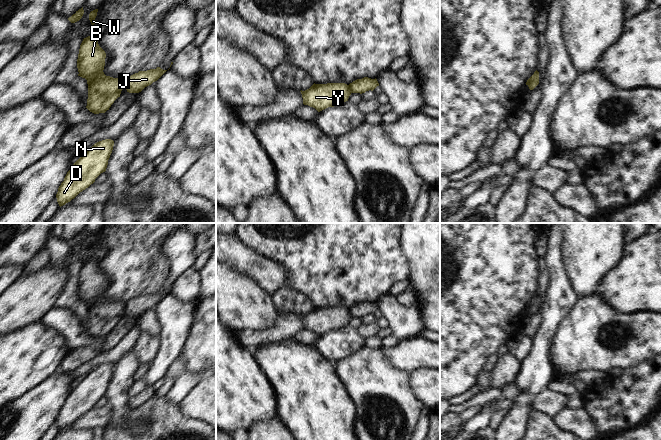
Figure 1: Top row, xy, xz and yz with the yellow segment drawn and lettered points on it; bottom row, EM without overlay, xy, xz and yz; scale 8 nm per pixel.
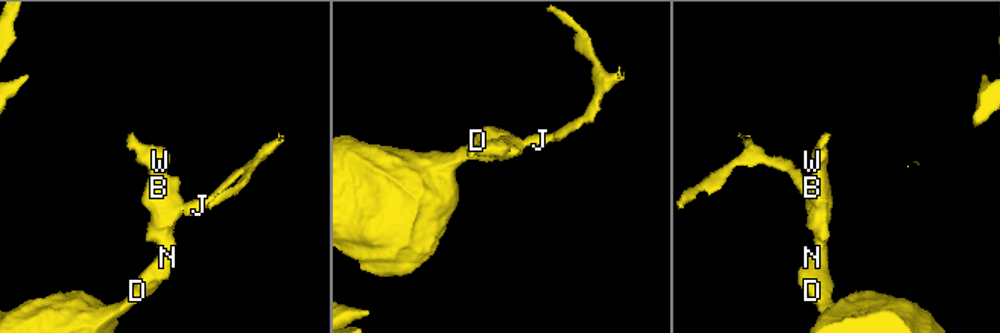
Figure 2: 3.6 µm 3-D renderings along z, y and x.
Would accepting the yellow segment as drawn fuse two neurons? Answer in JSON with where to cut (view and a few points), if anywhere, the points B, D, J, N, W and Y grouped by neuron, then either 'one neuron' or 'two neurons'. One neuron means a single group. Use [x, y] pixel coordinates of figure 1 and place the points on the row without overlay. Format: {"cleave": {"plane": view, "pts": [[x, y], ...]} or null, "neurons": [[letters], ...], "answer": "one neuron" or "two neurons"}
{"cleave": {"plane": "xz", "pts": [[347, 309], [351, 316]]}, "neurons": [["B", "D", "N", "W", "Y"], ["J"]], "answer": "two neurons"}

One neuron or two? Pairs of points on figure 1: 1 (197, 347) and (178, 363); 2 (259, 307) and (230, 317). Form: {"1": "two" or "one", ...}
{"1": "two", "2": "one"}

